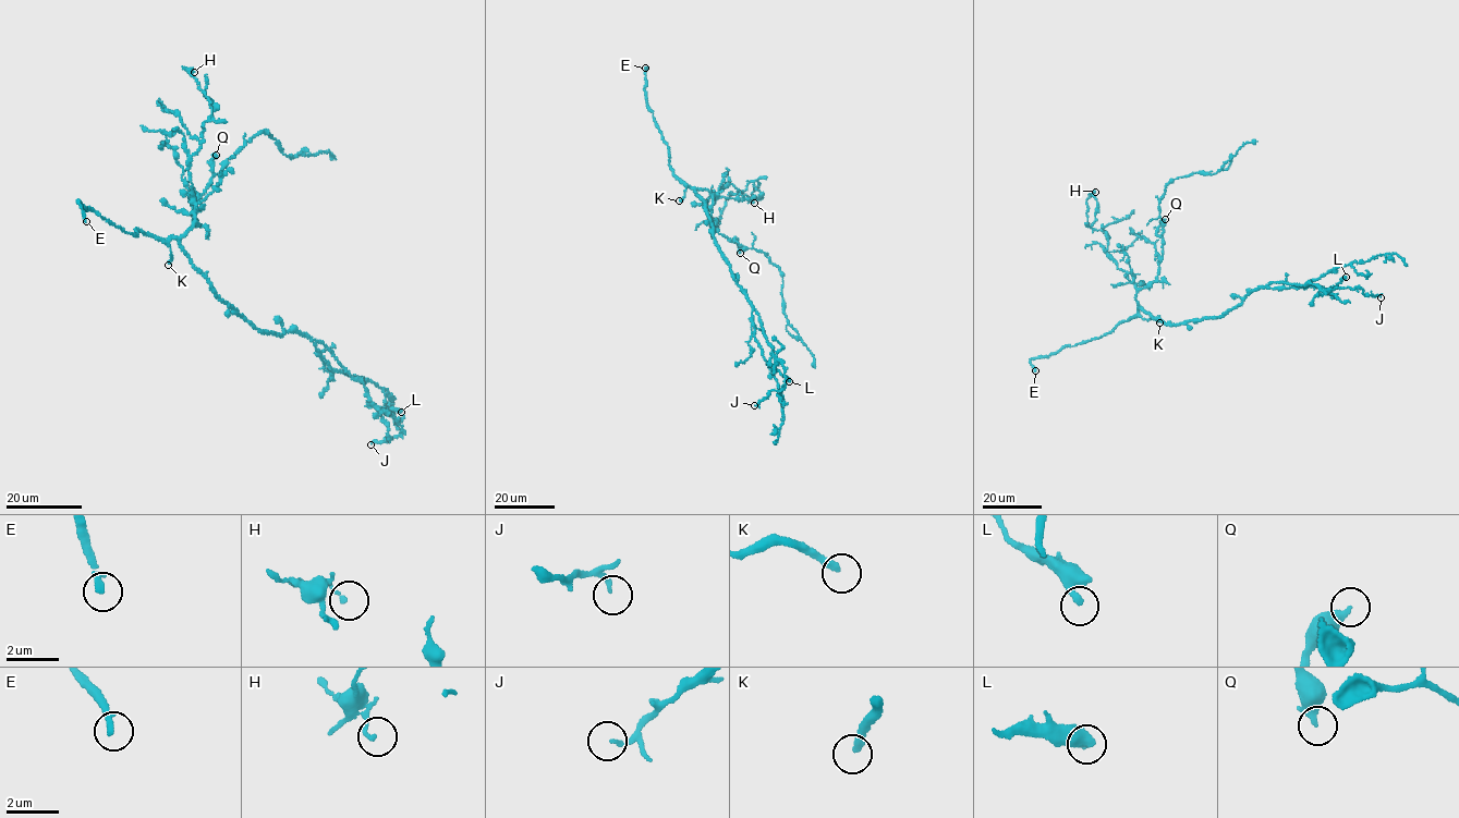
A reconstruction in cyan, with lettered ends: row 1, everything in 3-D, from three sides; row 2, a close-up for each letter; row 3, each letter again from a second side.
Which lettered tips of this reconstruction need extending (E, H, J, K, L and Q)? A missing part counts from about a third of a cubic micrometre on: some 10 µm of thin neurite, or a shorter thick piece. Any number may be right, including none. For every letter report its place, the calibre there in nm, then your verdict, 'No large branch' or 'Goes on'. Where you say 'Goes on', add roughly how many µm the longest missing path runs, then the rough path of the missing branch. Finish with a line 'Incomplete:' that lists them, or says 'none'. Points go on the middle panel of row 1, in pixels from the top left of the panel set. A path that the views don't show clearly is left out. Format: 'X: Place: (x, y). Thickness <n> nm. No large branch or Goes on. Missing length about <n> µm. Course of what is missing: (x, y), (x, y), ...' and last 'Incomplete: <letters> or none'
E: Place: (645, 68). Thickness 240 nm. Goes on. Missing length about 70 µm
H: Place: (754, 203). Thickness 140 nm. No large branch
J: Place: (754, 405). Thickness 140 nm. No large branch
K: Place: (679, 200). Thickness 280 nm. Goes on. Missing length about 80 µm
L: Place: (789, 381). Thickness 280 nm. No large branch
Q: Place: (740, 253). Thickness 360 nm. No large branch
Incomplete: E, K

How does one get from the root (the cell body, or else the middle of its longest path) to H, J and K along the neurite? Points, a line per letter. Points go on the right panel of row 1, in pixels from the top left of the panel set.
H: (1164, 322), (1139, 306), (1134, 276), (1117, 268), (1106, 252), (1105, 233), (1089, 224), (1086, 199), (1095, 192)
J: (1164, 322), (1216, 318), (1274, 282), (1310, 283), (1327, 292), (1358, 287), (1381, 297)
K: (1164, 322), (1139, 309), (1138, 315), (1143, 319), (1159, 322)

